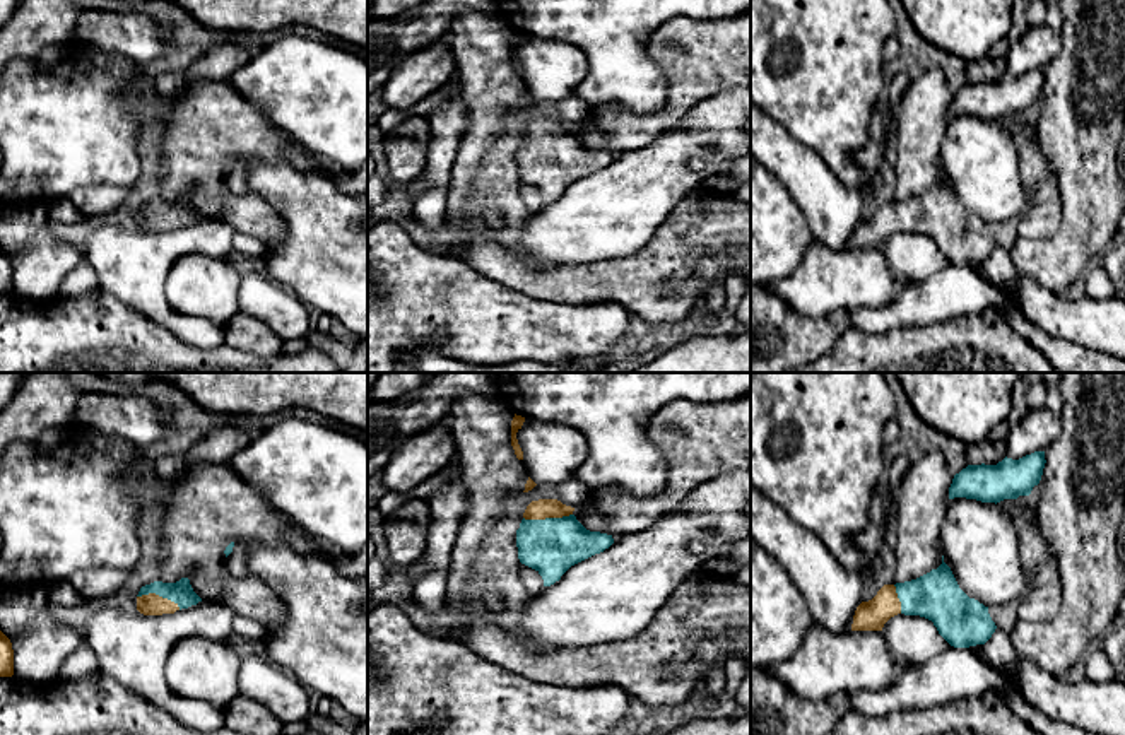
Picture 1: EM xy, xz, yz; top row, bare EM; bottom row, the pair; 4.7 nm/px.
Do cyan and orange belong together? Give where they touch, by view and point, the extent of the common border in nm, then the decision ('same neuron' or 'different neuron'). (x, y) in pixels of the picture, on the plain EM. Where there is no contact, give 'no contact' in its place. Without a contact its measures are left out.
contact xz (547, 135); length 240 nm; same neuron

